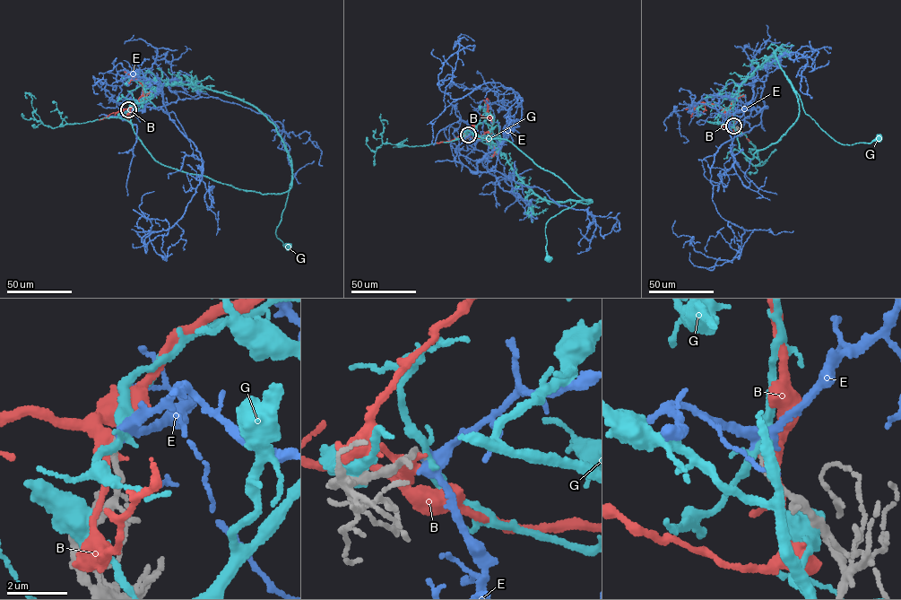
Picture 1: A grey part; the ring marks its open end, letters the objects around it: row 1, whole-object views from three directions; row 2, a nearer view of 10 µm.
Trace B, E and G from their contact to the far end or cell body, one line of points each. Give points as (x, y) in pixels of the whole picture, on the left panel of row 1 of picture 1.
B: (128, 110), (143, 98), (143, 87), (136, 76), (131, 75), (128, 83)
E: (128, 109), (160, 107), (203, 164), (181, 218), (145, 238), (146, 251), (168, 230), (139, 208), (153, 191)
G: (128, 109), (177, 83), (252, 104), (274, 126), (291, 158), (291, 182), (275, 233), (288, 246)

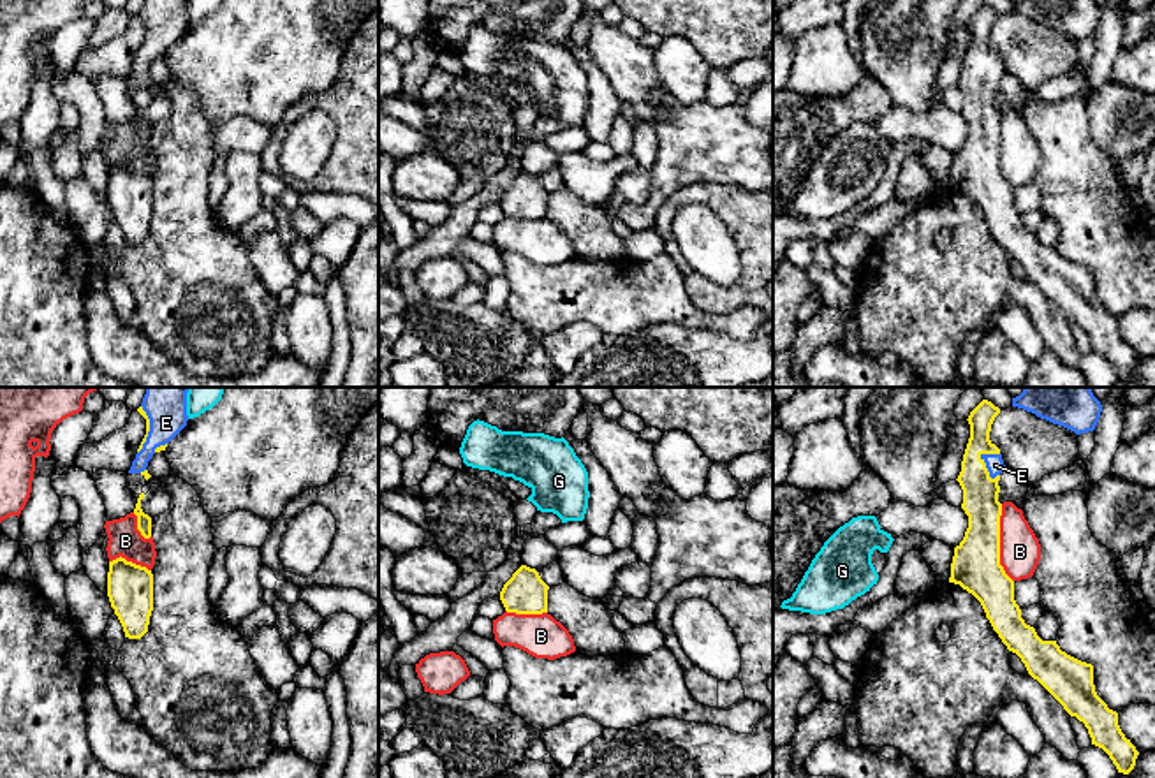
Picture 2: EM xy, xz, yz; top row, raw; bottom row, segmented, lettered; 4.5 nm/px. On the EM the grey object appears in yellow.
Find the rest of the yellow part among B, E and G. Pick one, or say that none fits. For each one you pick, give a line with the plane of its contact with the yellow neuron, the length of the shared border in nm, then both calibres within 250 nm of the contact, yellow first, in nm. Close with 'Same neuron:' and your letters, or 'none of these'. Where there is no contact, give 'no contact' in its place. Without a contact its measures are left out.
E: contact in yz; length 140 nm; calibres 160 and 80 nm
Same neuron: E

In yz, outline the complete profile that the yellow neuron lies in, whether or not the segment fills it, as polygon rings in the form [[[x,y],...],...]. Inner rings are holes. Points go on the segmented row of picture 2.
[[[982,400],[968,415],[970,438],[958,482],[961,509],[968,516],[963,540],[954,547],[949,583],[960,584],[982,606],[986,618],[1009,651],[1016,653],[1037,679],[1070,715],[1085,723],[1092,745],[1102,748],[1118,773],[1129,774],[1139,752],[1118,725],[1118,713],[1097,695],[1093,665],[1042,641],[1021,618],[1014,581],[1000,565],[1000,473],[1005,465],[989,431],[1000,408]]]

